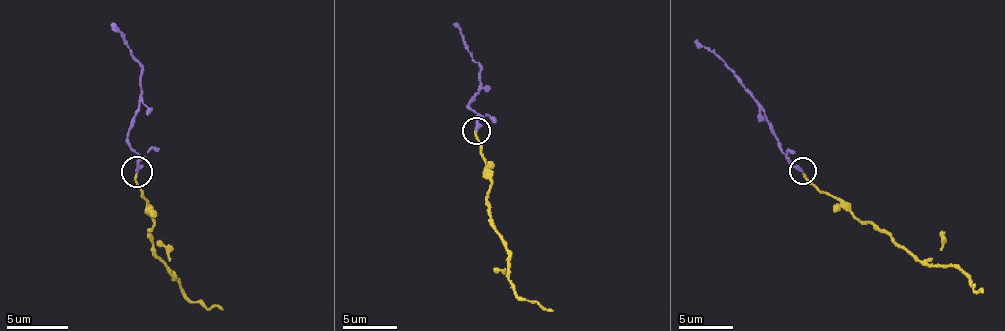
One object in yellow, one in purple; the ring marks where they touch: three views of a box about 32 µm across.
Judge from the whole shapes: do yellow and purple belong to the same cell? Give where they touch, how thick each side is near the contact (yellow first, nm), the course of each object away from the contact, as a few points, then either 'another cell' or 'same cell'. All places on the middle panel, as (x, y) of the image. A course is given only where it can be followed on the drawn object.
place (476, 130); calibres 140 and 280 nm; course yellow (477, 131), (490, 183), (487, 213), (507, 248), (509, 287), (526, 300), (537, 300), (553, 311); course purple (477, 131), (477, 115), (468, 106), (479, 93), (479, 65), (455, 22); same cell

